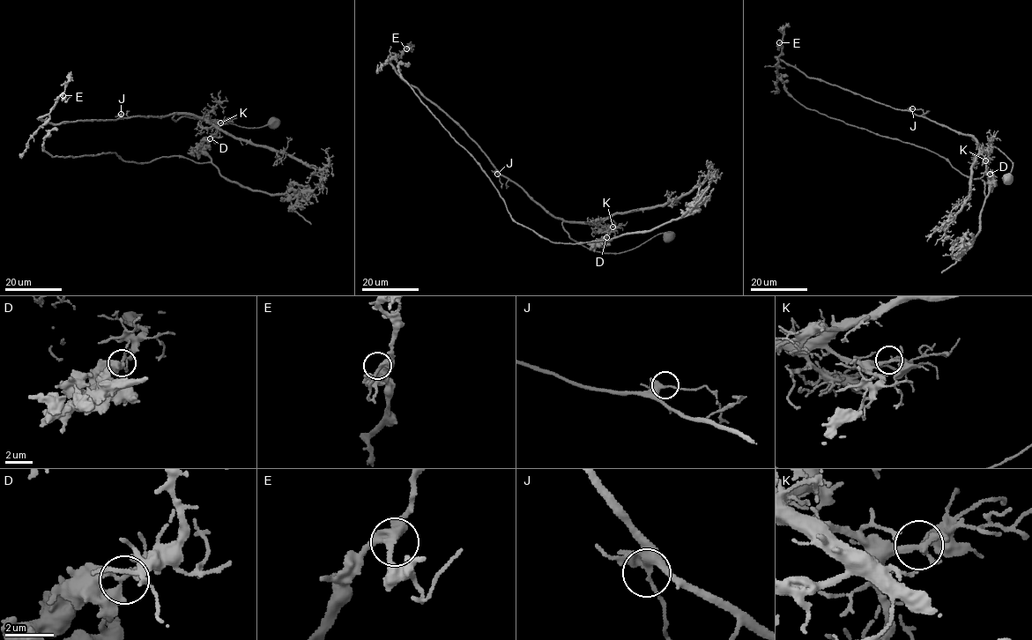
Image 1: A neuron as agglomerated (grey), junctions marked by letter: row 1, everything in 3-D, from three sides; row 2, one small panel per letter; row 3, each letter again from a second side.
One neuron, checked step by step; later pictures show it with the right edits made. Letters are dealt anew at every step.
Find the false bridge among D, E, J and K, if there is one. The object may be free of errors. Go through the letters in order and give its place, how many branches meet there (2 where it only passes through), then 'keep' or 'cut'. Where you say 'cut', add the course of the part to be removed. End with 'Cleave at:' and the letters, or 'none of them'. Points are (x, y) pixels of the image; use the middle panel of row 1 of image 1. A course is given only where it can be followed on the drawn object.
D: place (606, 237); branches 3; cut; course (606, 237), (604, 243), (611, 240), (556, 243), (518, 224), (486, 173), (404, 79), (397, 68), (409, 65)
E: place (406, 48); branches 3; keep
J: place (497, 174); branches 3; keep
K: place (612, 226); branches 3; keep
Cleave at: D

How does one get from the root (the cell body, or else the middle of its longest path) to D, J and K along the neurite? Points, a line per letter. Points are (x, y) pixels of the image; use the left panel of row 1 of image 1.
D: (273, 122), (252, 128), (172, 117), (187, 113), (210, 120), (217, 133), (210, 138)
J: (273, 122), (252, 128), (188, 116), (175, 121), (172, 118), (173, 114), (124, 118), (121, 114)
K: (273, 122), (252, 128), (188, 116), (176, 121), (172, 118), (175, 114), (187, 113), (220, 122)

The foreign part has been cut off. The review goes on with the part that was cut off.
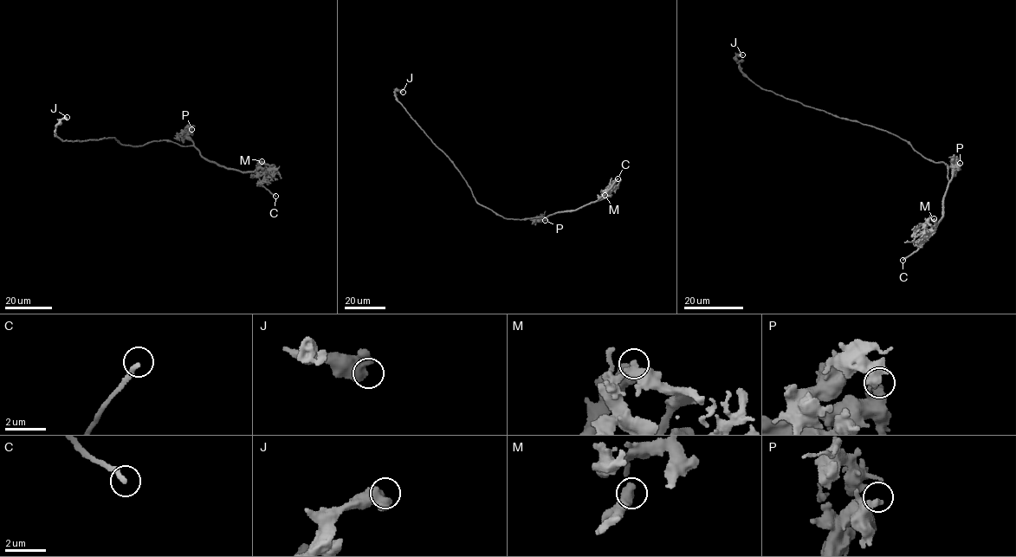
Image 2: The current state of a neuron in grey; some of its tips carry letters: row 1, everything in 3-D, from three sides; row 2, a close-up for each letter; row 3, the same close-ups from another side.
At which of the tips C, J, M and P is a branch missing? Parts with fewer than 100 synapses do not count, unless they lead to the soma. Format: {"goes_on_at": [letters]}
{"goes_on_at": ["C"]}

